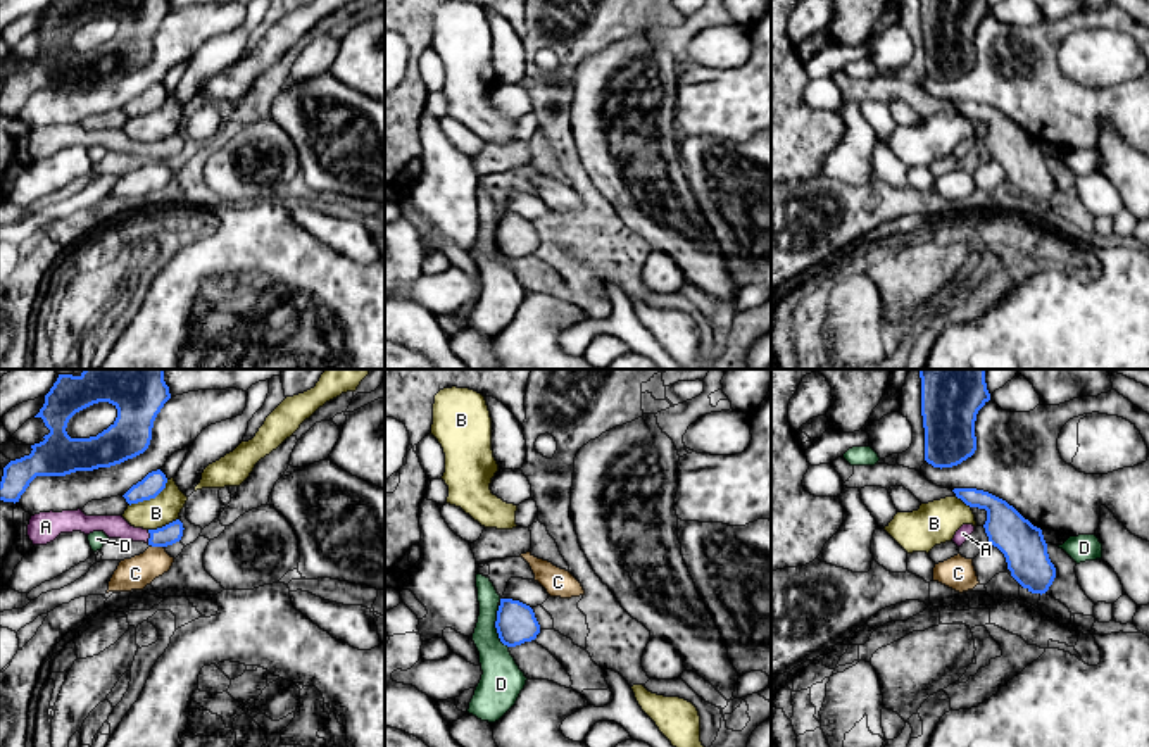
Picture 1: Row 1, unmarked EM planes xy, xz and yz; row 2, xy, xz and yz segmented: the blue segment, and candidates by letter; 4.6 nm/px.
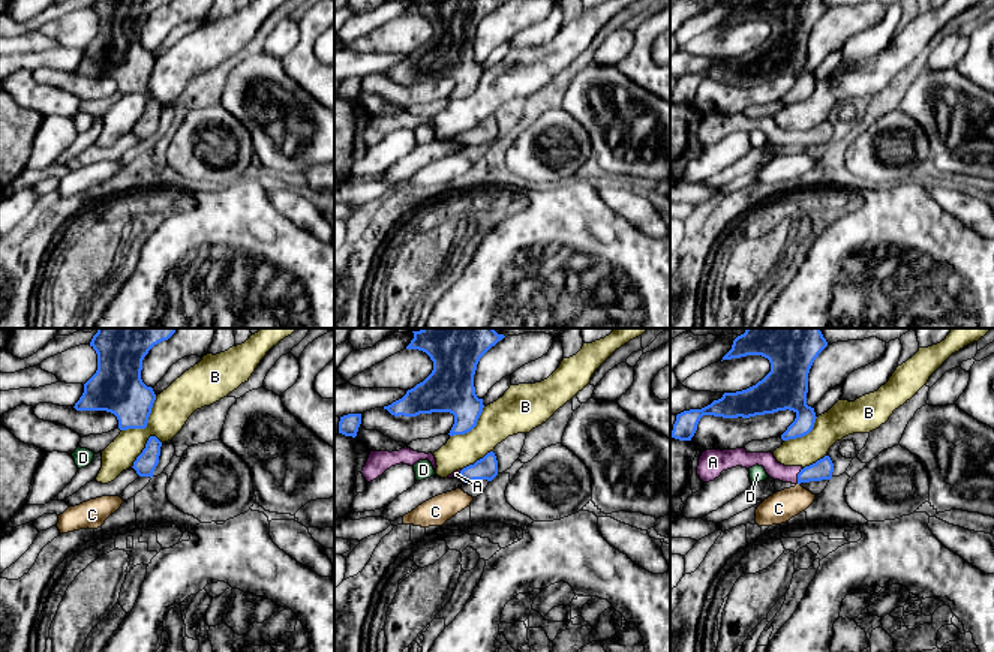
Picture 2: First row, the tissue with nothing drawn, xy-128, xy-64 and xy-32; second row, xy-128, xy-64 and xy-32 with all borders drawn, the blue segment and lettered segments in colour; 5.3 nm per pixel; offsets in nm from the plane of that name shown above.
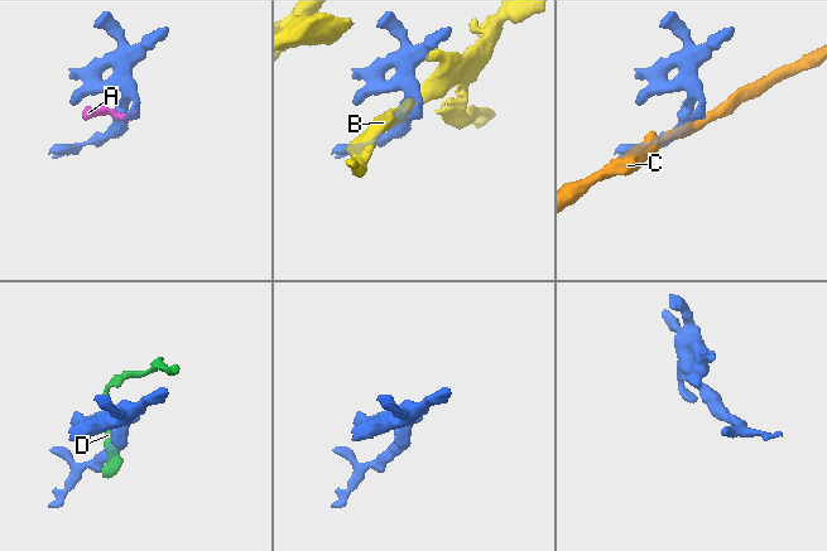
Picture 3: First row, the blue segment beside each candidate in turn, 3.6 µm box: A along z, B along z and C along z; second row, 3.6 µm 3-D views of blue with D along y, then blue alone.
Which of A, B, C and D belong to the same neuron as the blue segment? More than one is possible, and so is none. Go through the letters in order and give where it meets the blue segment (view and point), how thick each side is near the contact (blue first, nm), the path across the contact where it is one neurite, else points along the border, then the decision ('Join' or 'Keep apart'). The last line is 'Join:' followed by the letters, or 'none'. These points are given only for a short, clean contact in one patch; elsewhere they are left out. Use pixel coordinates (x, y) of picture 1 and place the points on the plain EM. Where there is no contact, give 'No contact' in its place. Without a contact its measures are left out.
A: Touches blue at xy (150, 150). Thickness 90 nm (blue) against 110 nm. Path across: xy (173, 145), (163, 150), (150, 150), (114, 140). Join
B: Touches blue at xy (150, 111). Thickness 100 nm (blue) against 140 nm. Boundary: xy (168, 94), (154, 111), (130, 119). Keep apart
C: Touches blue at xy (157, 159). Thickness 90 nm (blue) against 150 nm. Boundary: xy (152, 159), (163, 161). Keep apart
D: Touches blue at xz (496, 240). Thickness 190 nm (blue) against 190 nm. Boundary: xz (497, 219), (496, 245), (508, 261). Keep apart
Join: A

